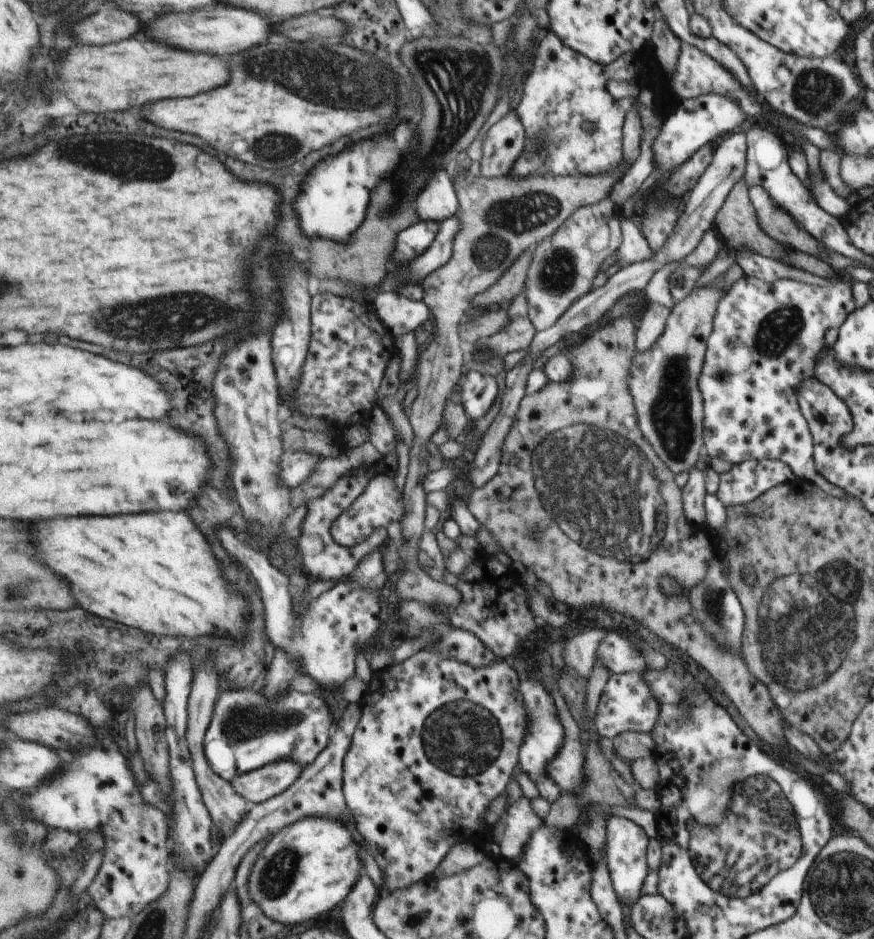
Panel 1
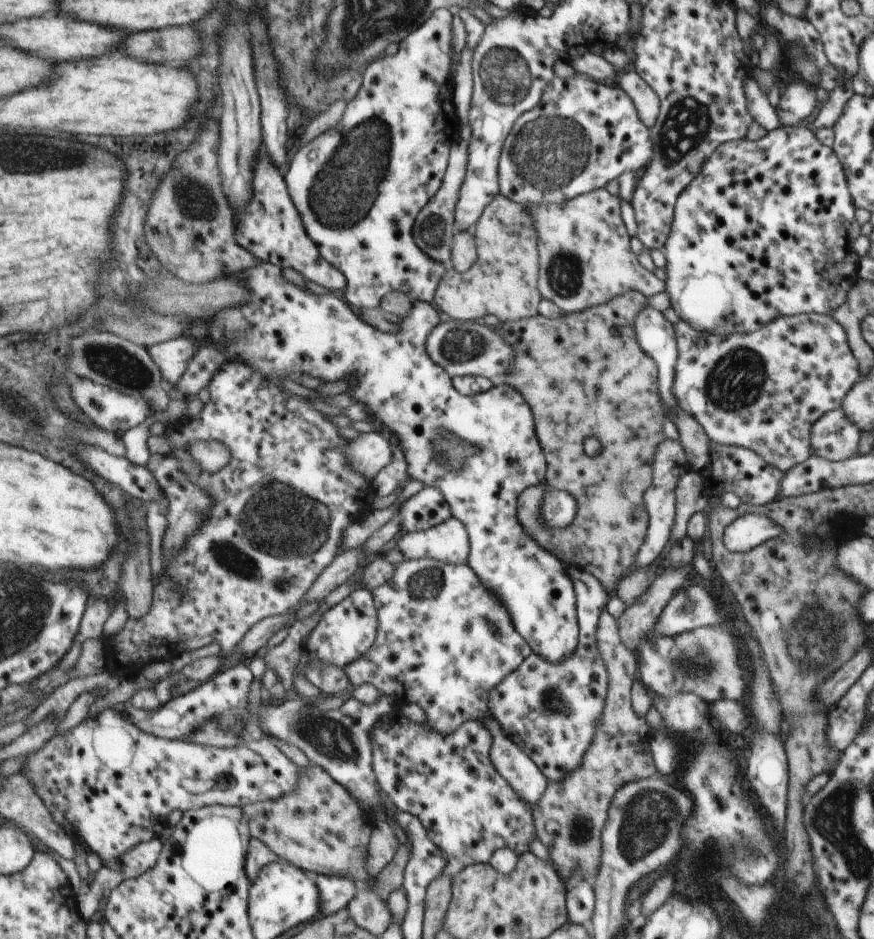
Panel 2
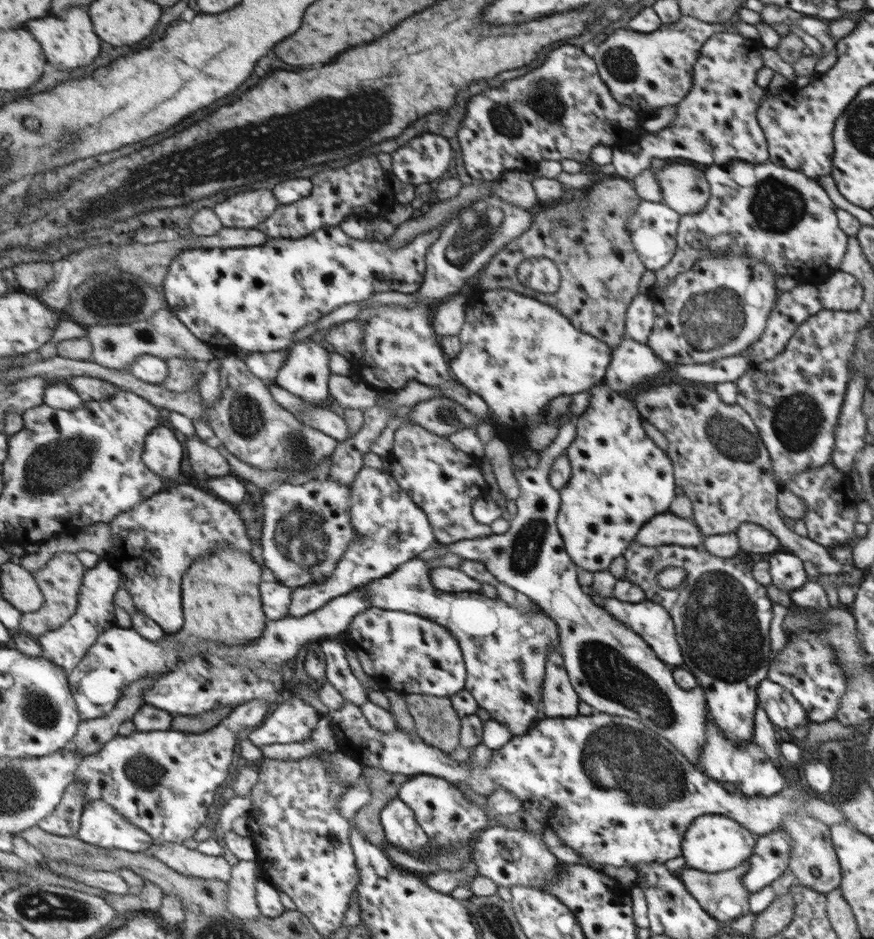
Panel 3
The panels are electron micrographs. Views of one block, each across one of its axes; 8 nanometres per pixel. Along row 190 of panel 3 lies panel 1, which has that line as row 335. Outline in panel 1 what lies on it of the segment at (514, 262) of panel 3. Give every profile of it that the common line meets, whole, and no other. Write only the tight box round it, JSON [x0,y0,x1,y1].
[468,317,787,758]

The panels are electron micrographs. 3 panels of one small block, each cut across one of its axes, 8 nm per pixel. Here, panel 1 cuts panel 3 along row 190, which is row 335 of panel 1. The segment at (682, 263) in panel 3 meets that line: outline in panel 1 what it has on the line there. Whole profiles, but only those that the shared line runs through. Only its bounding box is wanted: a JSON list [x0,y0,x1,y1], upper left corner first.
[701,276,857,497]

